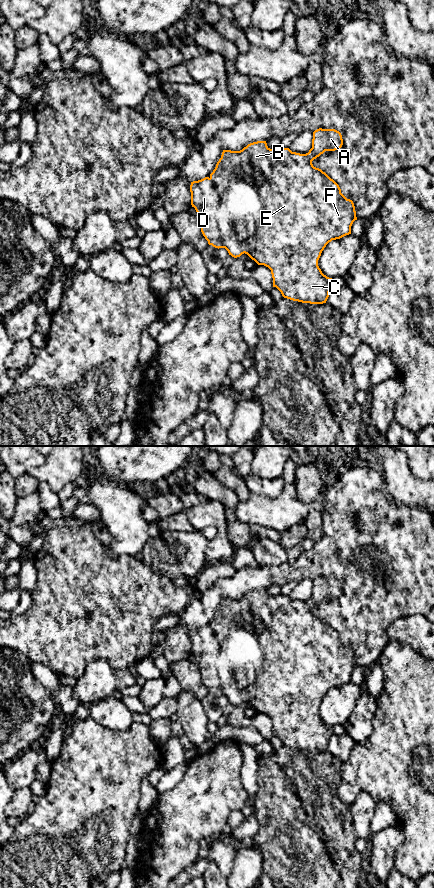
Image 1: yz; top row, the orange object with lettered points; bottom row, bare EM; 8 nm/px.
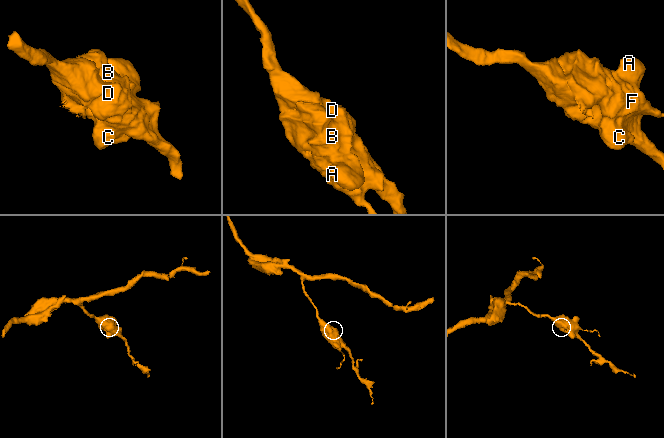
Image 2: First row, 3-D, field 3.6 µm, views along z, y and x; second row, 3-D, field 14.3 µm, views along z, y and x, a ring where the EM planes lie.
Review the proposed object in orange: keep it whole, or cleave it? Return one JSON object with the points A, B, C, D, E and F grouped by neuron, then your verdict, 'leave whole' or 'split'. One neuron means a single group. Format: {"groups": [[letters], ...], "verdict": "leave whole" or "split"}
{"groups": [["A", "B", "C", "D", "E", "F"]], "verdict": "leave whole"}

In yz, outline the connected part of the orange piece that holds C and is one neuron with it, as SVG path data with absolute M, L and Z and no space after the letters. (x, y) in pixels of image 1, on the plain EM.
M319 576L313 580L312 596L306 602L292 600L289 596L278 595L270 597L266 589L257 589L248 592L240 599L223 598L221 606L216 612L215 617L209 625L205 625L198 629L191 630L191 653L195 656L198 665L197 668L201 672L201 680L209 693L215 696L225 696L229 703L234 706L247 702L258 713L264 713L271 718L273 726L273 735L276 735L284 746L310 752L326 751L329 740L333 735L332 726L327 725L318 714L318 708L326 693L332 688L340 687L351 682L351 674L356 665L355 654L352 648L347 647L342 641L339 633L331 627L321 617L313 614L312 609L323 602L325 599L339 598L343 593L342 583L335 577Z

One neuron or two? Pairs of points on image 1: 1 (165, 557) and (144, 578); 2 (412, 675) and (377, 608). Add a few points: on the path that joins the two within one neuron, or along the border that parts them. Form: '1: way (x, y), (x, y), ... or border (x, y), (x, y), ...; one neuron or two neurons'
1: border (138, 556), (154, 570), (164, 574), (172, 581); two neurons
2: border (389, 640), (383, 648), (378, 661); two neurons

